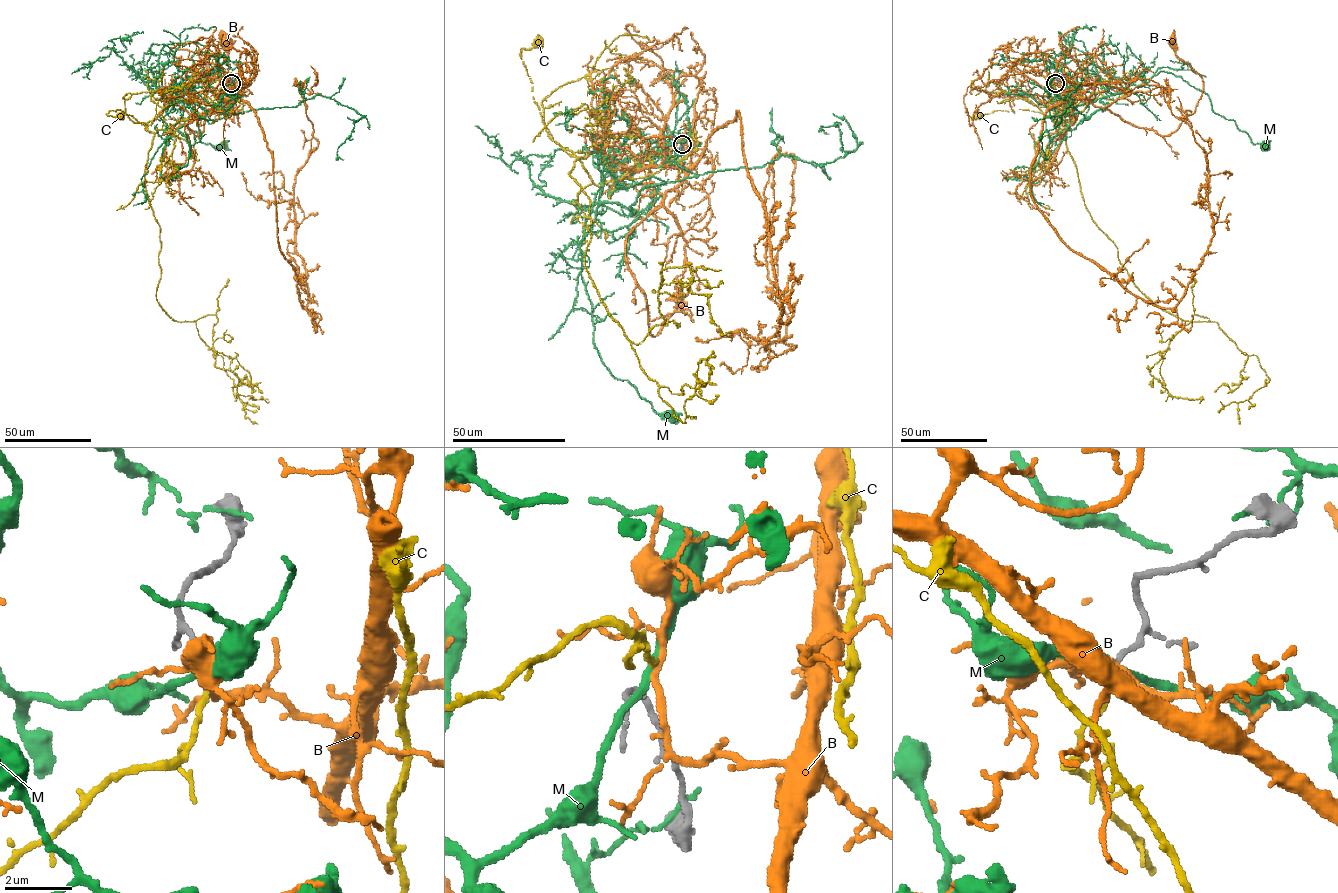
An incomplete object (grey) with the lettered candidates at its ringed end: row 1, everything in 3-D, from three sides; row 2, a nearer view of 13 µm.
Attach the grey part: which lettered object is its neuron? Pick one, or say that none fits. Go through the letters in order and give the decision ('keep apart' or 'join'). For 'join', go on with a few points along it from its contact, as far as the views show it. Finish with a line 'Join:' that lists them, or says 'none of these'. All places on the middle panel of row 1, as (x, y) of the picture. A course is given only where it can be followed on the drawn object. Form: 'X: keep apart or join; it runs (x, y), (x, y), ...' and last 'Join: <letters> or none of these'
B: keep apart
C: join; it runs (682, 144), (665, 147), (643, 177), (595, 185), (581, 162), (547, 134), (532, 96), (520, 55), (539, 42)
M: keep apart
Join: C

